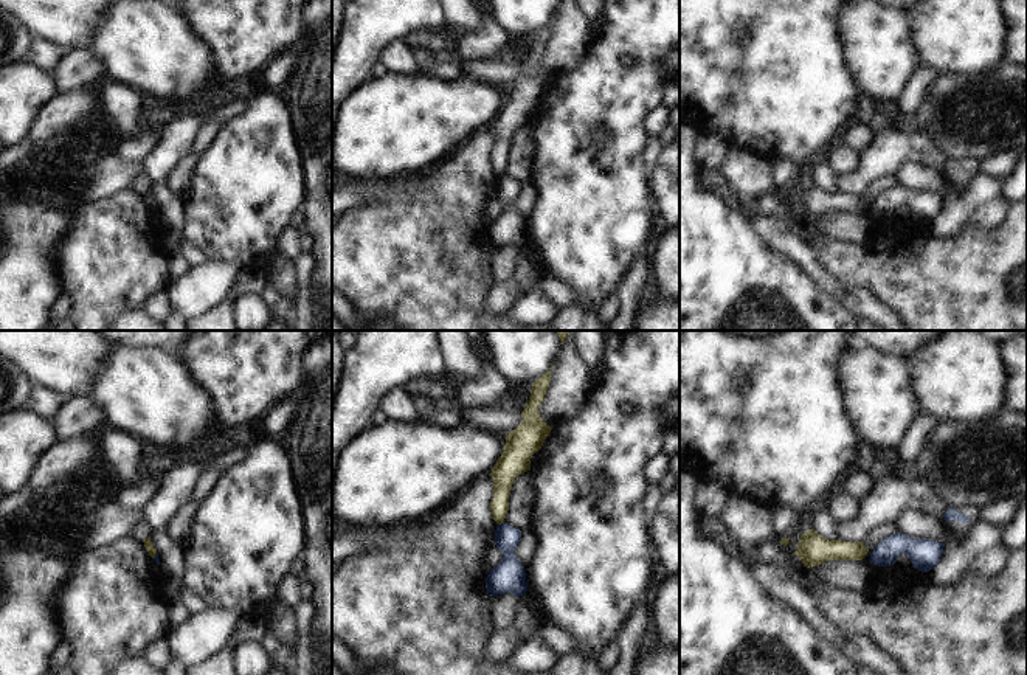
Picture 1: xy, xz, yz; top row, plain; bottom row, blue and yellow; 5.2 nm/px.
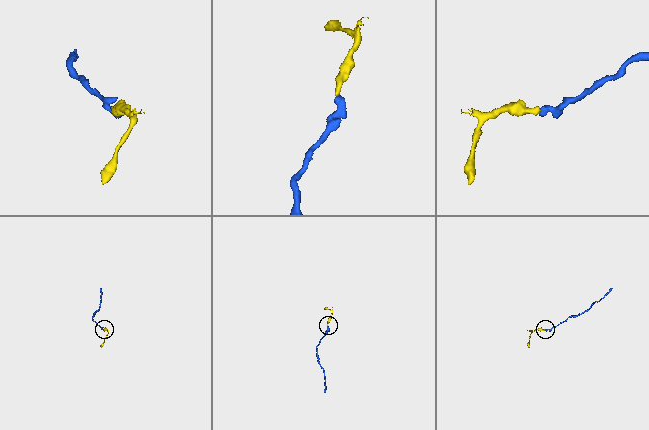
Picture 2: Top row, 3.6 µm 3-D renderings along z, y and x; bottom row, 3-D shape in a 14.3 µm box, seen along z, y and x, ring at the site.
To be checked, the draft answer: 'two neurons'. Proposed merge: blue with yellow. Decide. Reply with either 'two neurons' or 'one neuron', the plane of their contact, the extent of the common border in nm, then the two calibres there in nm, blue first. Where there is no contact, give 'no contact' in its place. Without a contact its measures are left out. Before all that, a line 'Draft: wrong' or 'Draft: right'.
Draft: right
two neurons | xz | 40 nm | 140/120 nm

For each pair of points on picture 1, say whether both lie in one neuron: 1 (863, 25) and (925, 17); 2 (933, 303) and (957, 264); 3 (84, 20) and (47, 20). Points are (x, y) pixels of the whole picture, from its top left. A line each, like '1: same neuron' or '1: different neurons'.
1: different neurons
2: same neuron
3: same neuron

